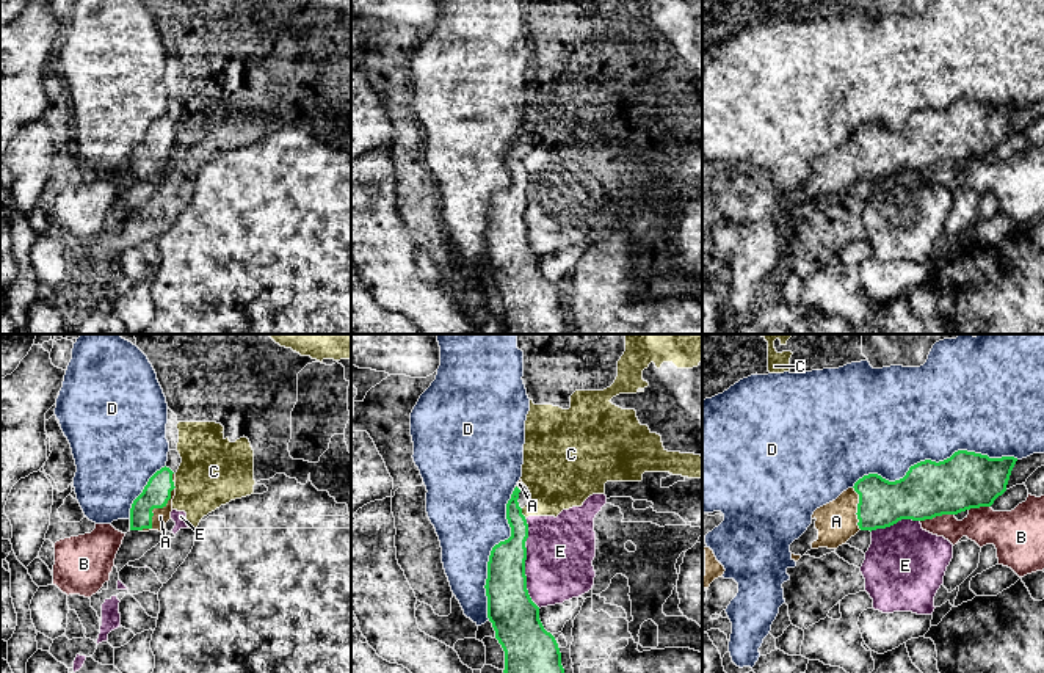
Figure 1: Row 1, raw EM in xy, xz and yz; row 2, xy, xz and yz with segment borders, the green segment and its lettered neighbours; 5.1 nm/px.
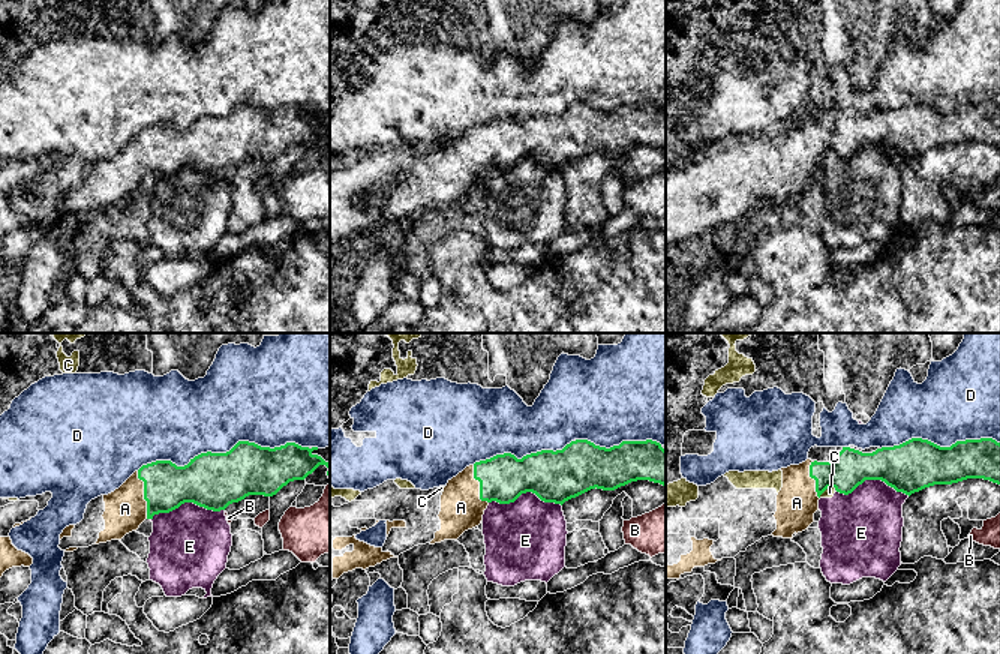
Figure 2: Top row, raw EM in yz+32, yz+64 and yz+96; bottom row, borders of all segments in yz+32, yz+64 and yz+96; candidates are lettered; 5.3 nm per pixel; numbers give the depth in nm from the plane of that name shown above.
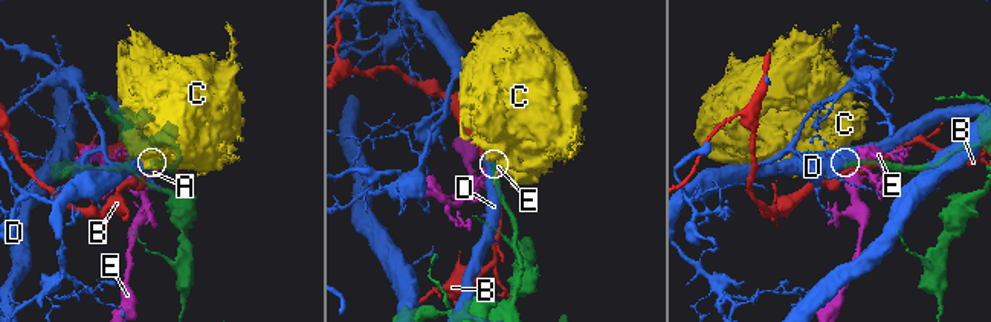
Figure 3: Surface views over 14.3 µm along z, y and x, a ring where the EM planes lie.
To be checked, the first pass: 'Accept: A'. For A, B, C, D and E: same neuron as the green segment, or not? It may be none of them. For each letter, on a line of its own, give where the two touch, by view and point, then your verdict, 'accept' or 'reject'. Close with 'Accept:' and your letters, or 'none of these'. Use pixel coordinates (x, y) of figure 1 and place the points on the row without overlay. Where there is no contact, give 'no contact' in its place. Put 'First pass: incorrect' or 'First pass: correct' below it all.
A: xy (154, 156) | accept
B: yz (936, 163) | reject
C: xz (521, 162) | reject
D: yz (933, 110) | reject
E: xz (525, 226) | reject
Accept: A
First pass: correct

